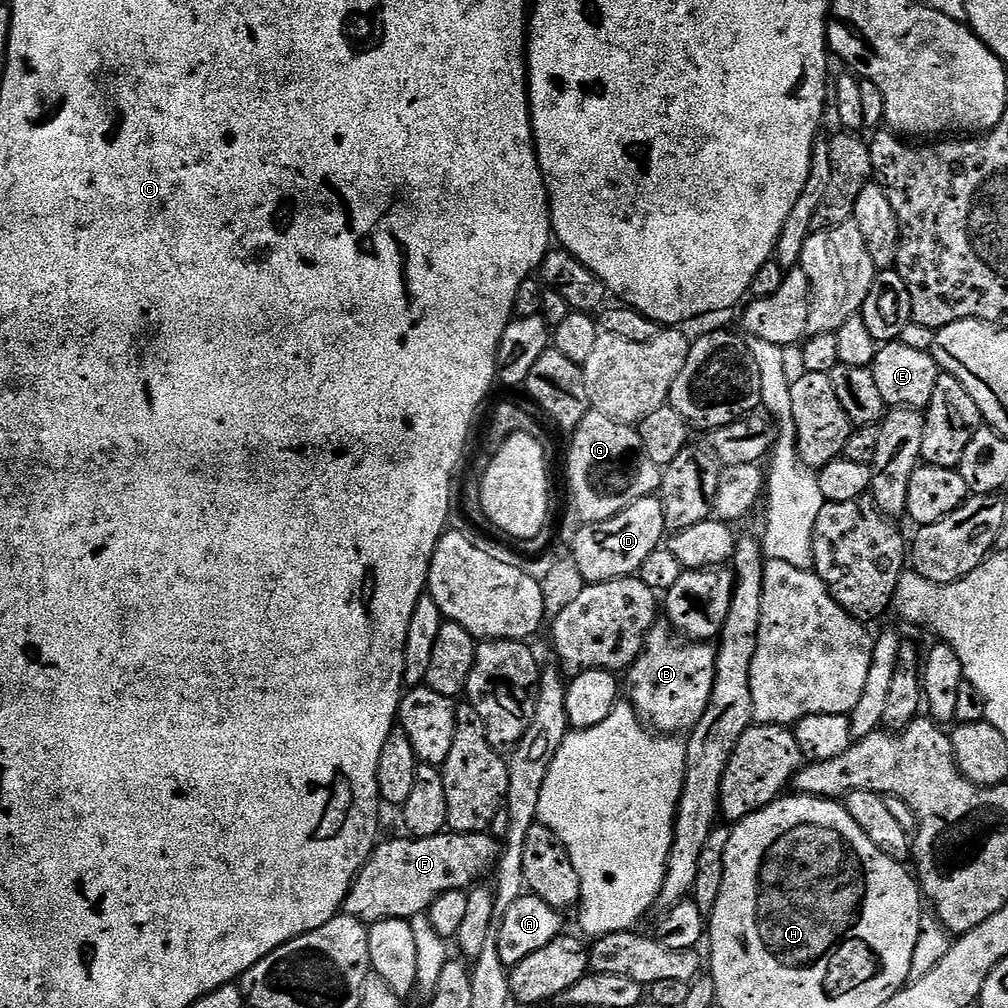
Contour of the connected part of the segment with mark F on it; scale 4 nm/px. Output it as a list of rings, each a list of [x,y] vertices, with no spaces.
[[[445,830],[430,838],[403,838],[404,840],[388,840],[377,843],[376,851],[364,863],[364,869],[356,876],[356,881],[348,891],[344,900],[343,911],[347,915],[365,922],[381,918],[398,918],[411,920],[413,916],[427,913],[428,907],[436,899],[447,892],[463,892],[471,889],[484,875],[491,873],[496,867],[497,857],[501,853],[501,845],[497,837],[488,832],[462,834]]]

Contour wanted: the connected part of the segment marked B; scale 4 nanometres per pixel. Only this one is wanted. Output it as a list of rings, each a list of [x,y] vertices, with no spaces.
[[[657,622],[648,632],[644,651],[627,669],[626,700],[649,729],[660,734],[687,734],[706,714],[714,690],[716,648],[671,634],[667,623]]]

